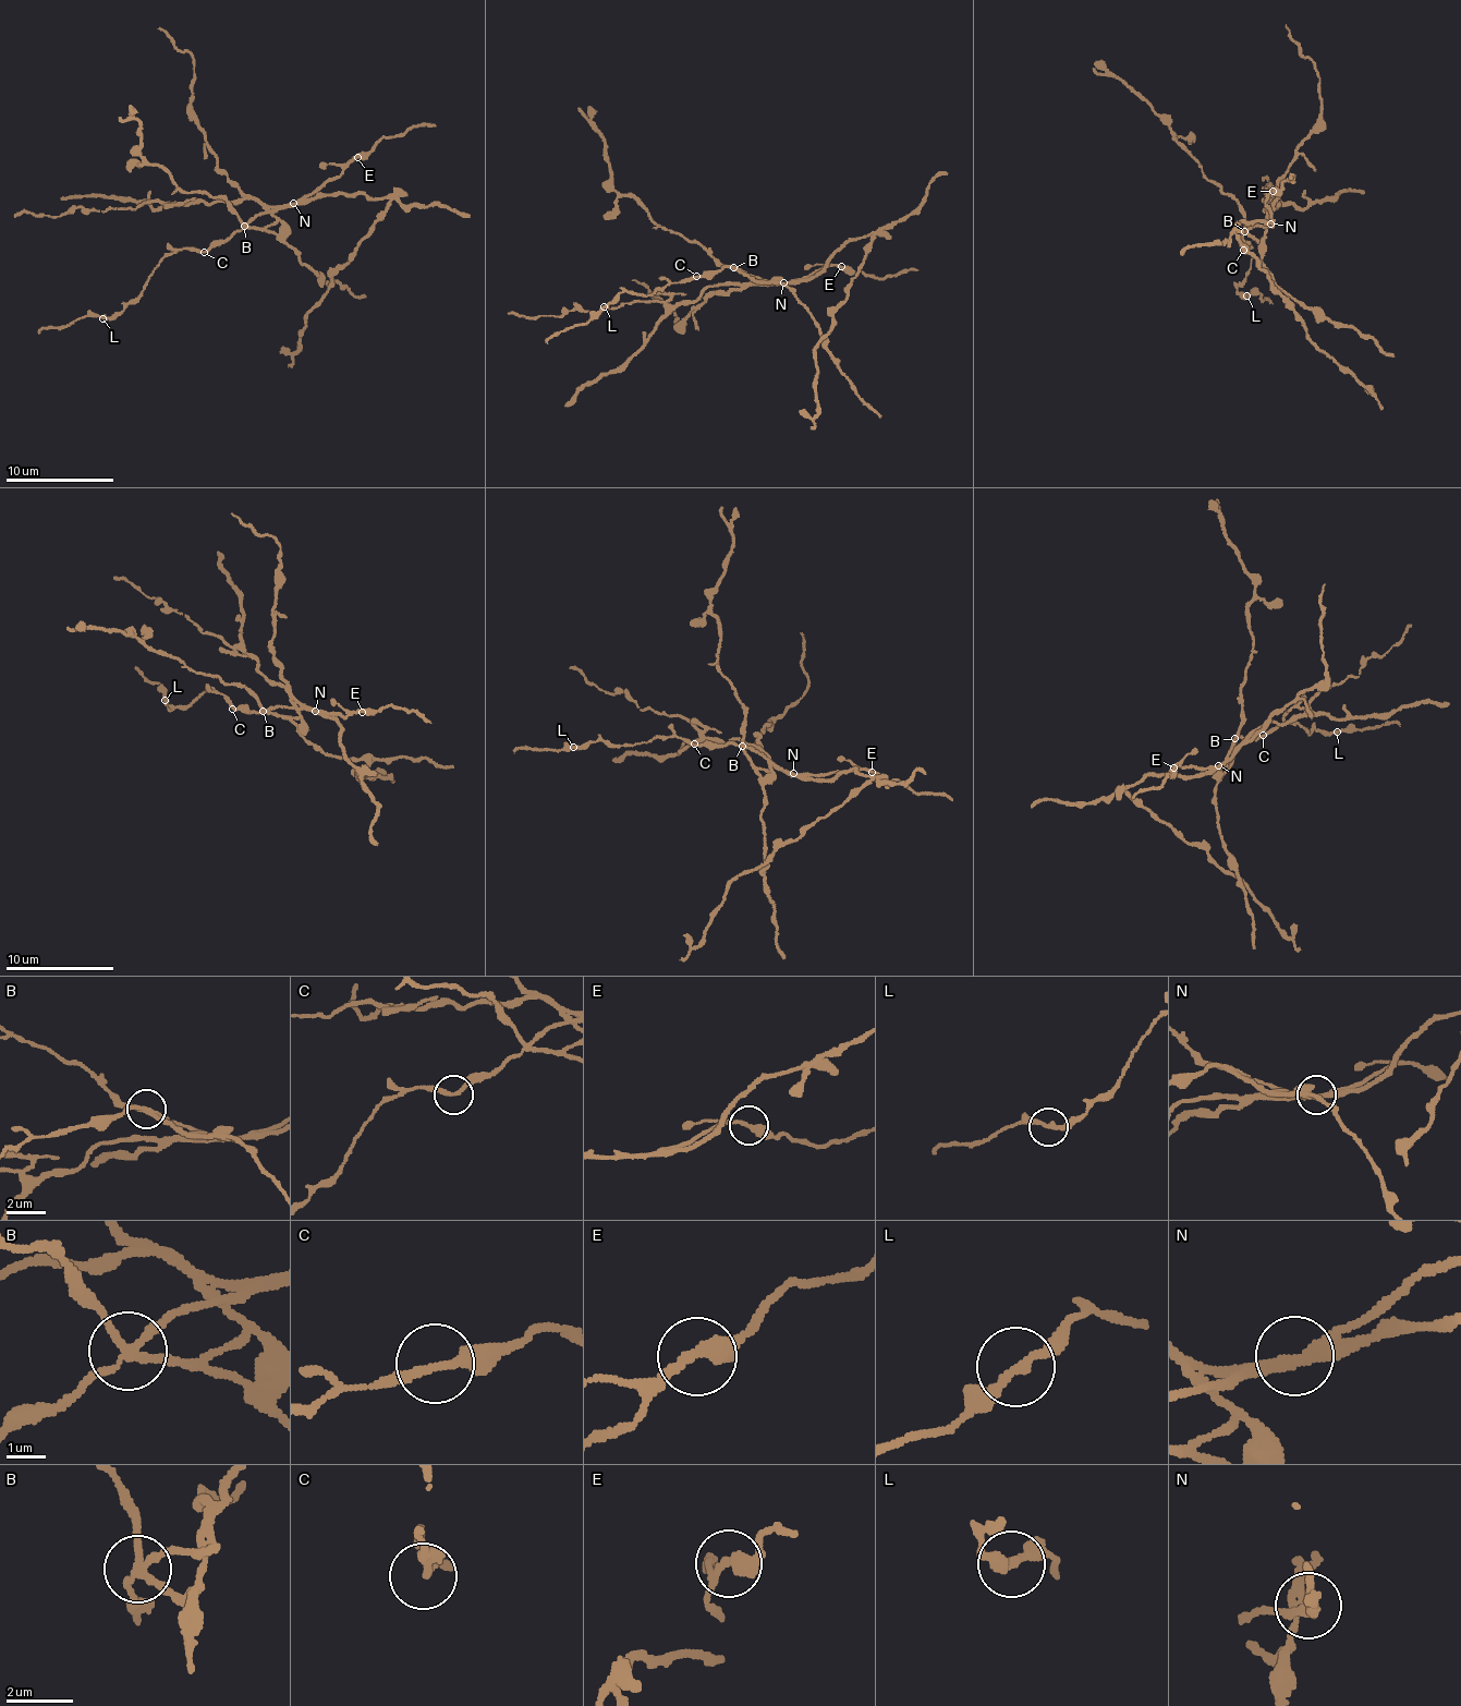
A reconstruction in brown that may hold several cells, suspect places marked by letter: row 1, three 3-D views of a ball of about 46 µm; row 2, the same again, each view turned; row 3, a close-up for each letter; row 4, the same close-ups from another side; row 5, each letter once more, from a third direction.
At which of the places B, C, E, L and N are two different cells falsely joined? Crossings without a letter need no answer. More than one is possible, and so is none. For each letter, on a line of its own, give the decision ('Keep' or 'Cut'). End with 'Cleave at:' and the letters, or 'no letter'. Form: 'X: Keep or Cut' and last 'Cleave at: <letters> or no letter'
B: Cut
C: Keep
E: Keep
L: Keep
N: Cut
Cleave at: B, N

